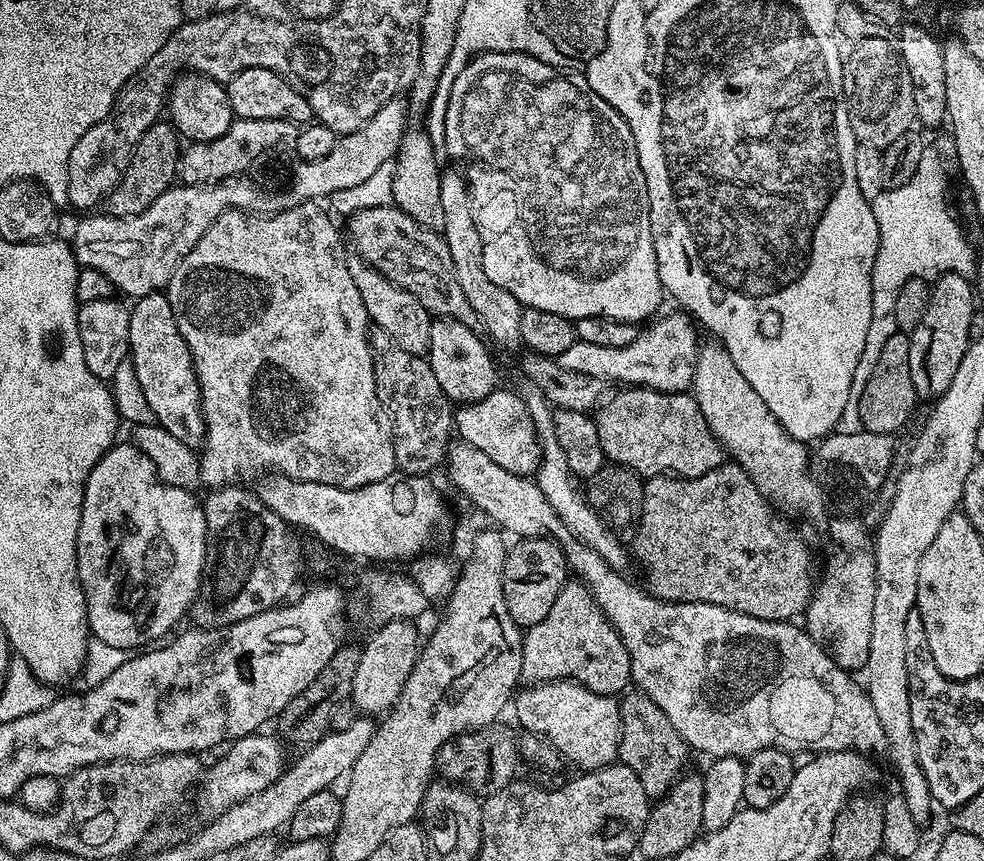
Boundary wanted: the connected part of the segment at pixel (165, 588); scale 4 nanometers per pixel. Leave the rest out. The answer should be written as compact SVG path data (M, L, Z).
M131 442L113 444L90 470L84 487L81 524L84 528L96 528L96 580L112 580L112 604L120 604L120 612L112 612L112 616L120 624L120 644L128 645L130 650L143 649L167 637L173 631L171 628L189 615L200 592L208 531L204 505L192 496L195 495L187 488L163 484L154 470L154 462Z

